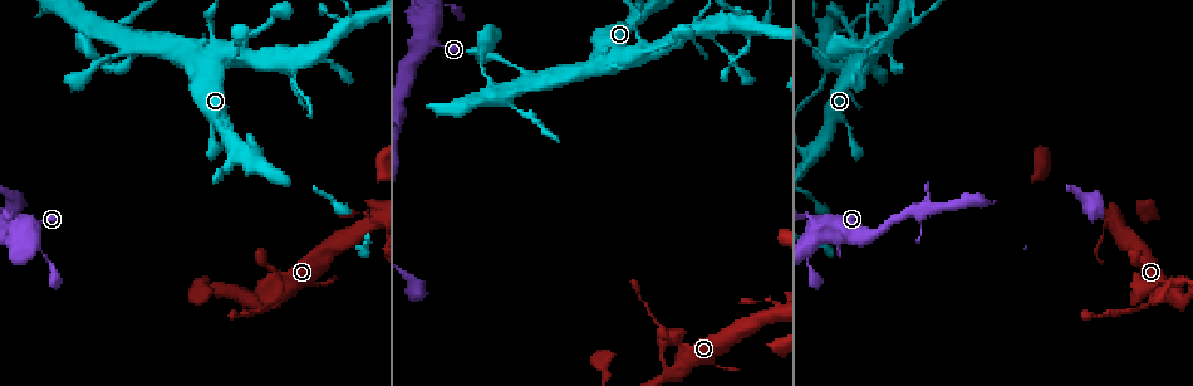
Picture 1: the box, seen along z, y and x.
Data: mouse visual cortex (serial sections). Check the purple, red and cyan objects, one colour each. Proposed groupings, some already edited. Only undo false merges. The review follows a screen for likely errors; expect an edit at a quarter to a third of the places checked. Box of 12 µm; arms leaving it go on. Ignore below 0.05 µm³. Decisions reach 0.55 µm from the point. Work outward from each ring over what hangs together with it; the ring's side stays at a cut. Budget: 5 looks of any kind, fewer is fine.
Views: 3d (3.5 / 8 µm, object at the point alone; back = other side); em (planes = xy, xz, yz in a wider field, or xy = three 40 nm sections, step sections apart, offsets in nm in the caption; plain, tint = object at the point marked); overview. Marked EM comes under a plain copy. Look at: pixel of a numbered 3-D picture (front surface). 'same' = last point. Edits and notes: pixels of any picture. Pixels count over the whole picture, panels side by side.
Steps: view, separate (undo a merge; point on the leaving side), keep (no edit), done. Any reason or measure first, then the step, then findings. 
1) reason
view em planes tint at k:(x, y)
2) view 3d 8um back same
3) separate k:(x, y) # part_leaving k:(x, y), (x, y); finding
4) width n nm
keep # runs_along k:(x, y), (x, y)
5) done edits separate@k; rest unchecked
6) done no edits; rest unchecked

sudden change in width
view 3d 3.5um at 1:(1142, 308)

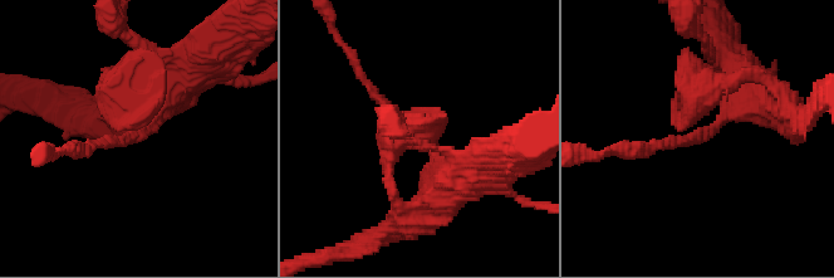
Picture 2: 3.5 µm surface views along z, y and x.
view em xy step 2 tint at 2:(140, 135)

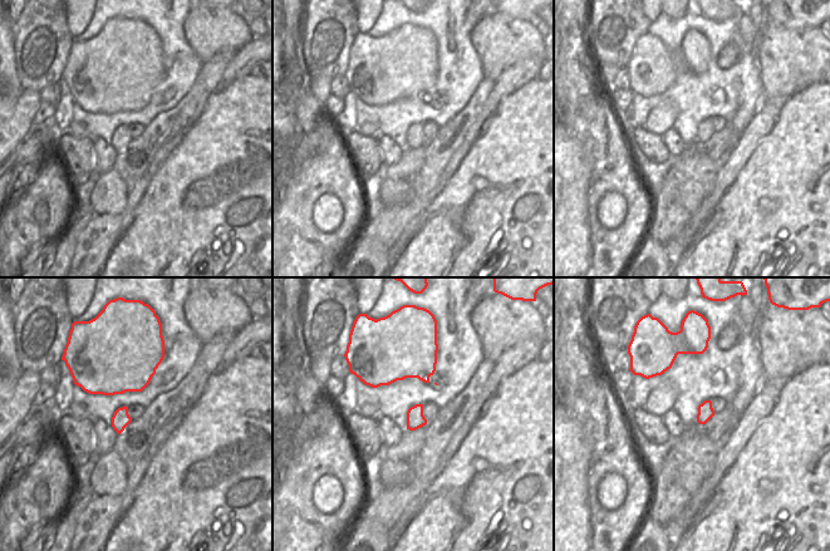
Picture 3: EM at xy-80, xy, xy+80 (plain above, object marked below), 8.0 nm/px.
keep # runs_along 2:(459, 180), (362, 77); all the same cell

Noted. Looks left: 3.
looks like a crossing
view 3d 3.5um at 1:(245, 41)

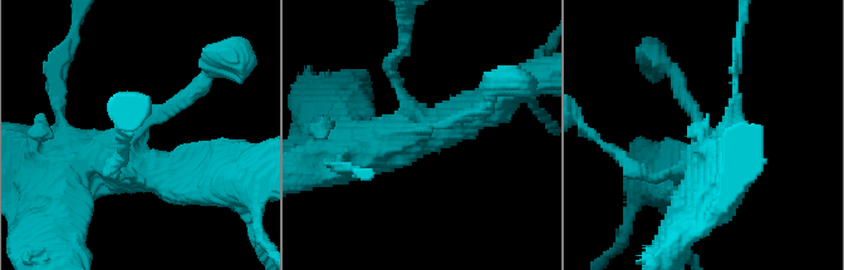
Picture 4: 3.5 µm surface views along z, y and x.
arms 4; arm_widths 150, 150, 450, 600 nm
view em planes tint at 4:(135, 133)

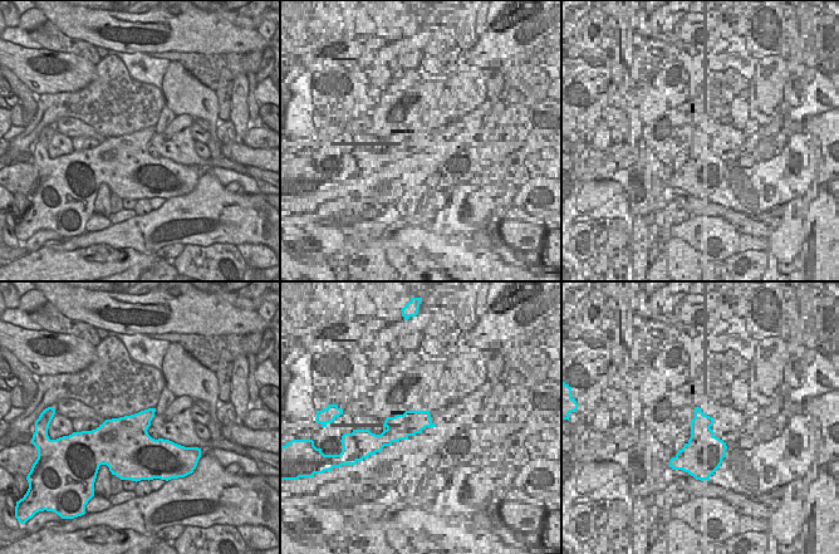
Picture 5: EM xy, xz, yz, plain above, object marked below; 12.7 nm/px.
width 550 nm
keep # runs_along 4:(347, 143), (447, 128), (496, 99); one cell here

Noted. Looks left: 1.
done no edits; rest unchecked

